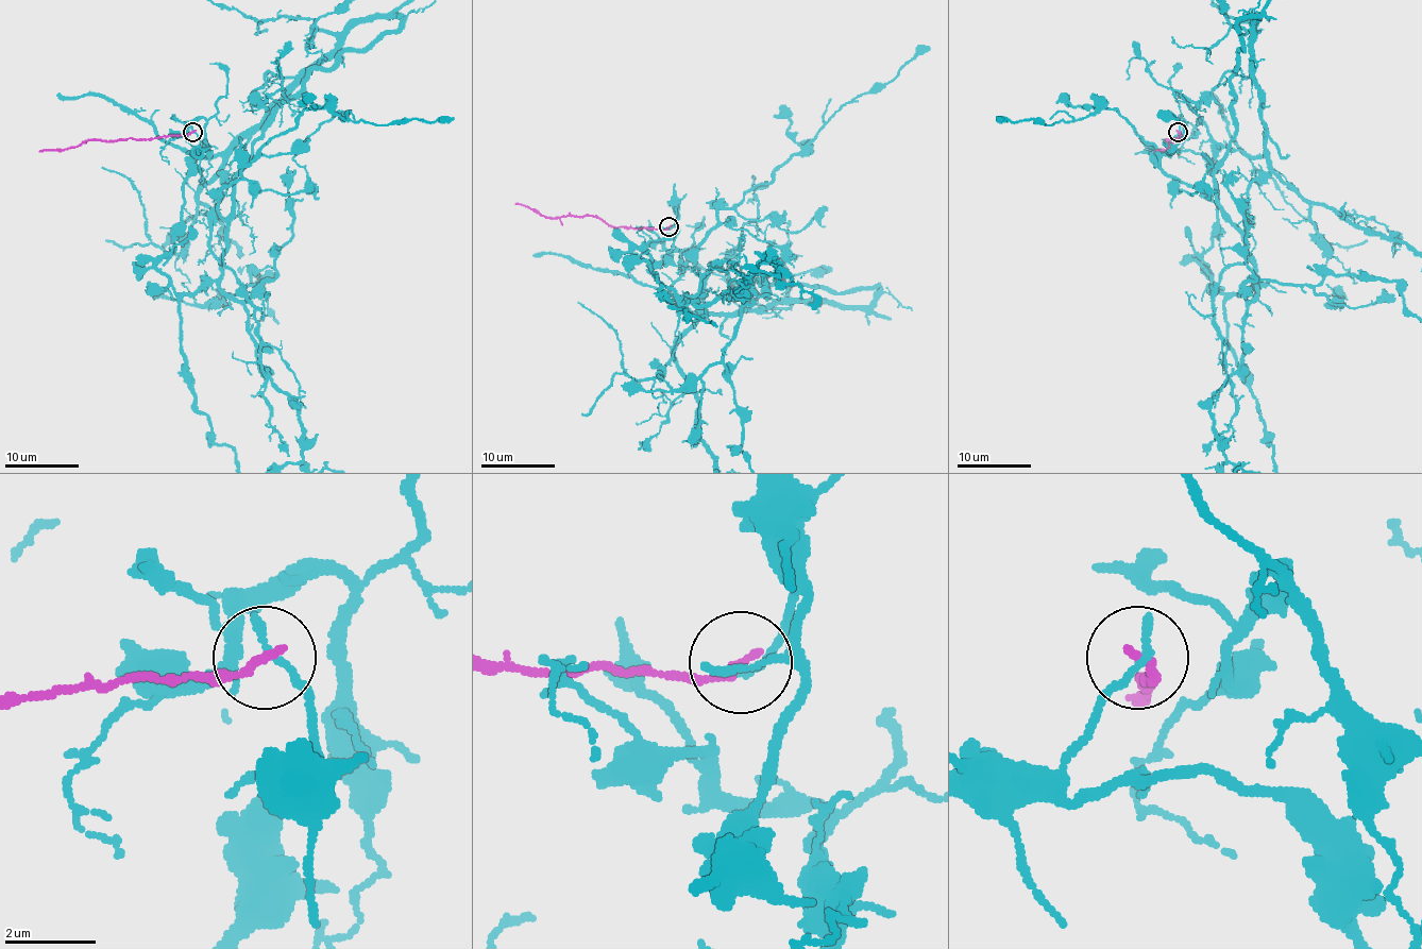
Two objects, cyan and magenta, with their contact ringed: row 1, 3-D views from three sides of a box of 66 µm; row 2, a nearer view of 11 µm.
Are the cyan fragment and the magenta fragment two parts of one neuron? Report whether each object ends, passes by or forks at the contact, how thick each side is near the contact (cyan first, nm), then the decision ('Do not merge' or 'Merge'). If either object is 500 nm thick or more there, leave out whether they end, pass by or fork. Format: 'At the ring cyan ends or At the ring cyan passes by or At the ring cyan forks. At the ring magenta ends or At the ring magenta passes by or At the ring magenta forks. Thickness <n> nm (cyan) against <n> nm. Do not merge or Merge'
At the ring cyan ends. At the ring magenta ends. Thickness 200 nm (cyan) against 200 nm. Do not merge

